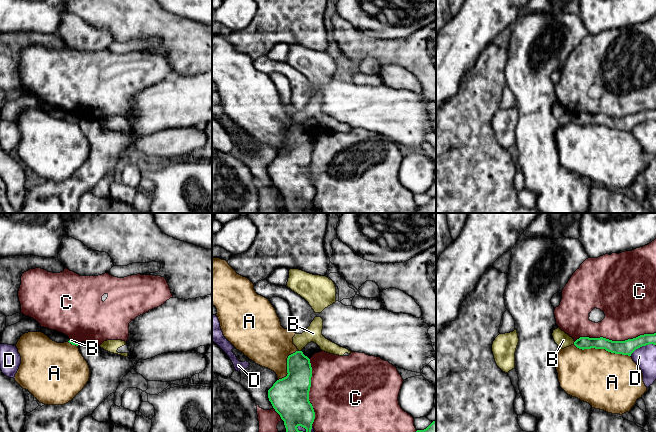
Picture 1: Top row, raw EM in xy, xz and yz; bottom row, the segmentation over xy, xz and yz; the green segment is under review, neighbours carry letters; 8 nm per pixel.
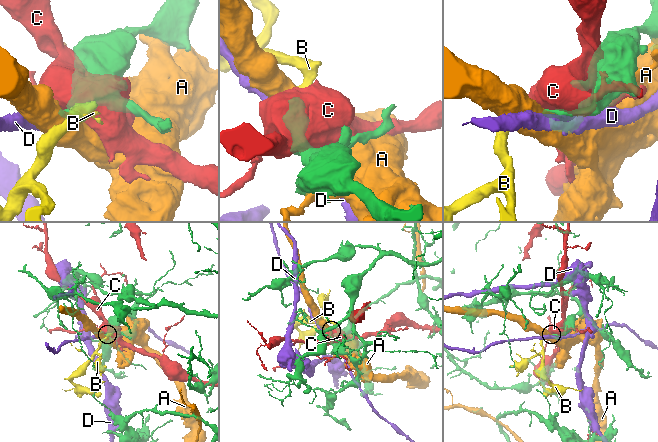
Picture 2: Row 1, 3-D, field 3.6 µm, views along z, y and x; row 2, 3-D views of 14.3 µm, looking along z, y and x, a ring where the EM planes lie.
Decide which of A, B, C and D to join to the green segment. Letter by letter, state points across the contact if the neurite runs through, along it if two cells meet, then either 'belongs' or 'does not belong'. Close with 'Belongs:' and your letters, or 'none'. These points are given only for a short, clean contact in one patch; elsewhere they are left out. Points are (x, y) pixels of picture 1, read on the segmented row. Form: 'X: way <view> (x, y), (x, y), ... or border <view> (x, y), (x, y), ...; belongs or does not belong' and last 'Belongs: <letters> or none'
A: does not belong
B: border yz (575, 341), (573, 343); does not belong
C: does not belong
D: does not belong
Belongs: none

